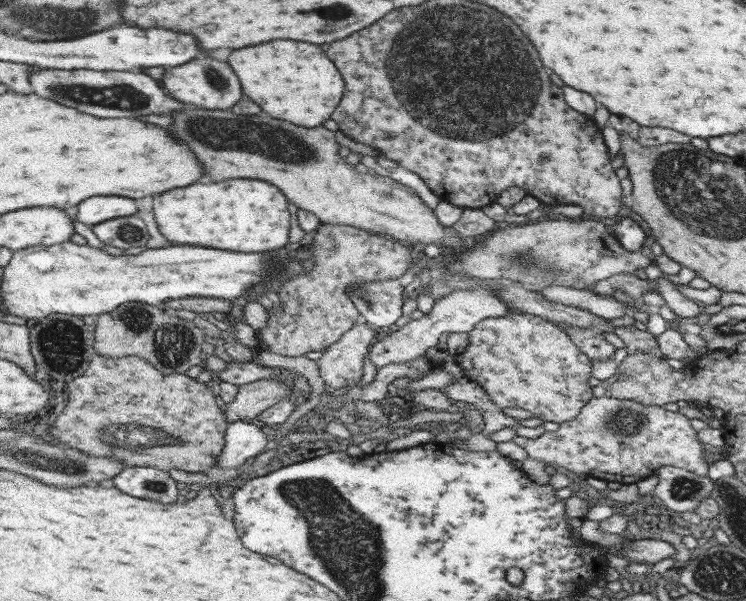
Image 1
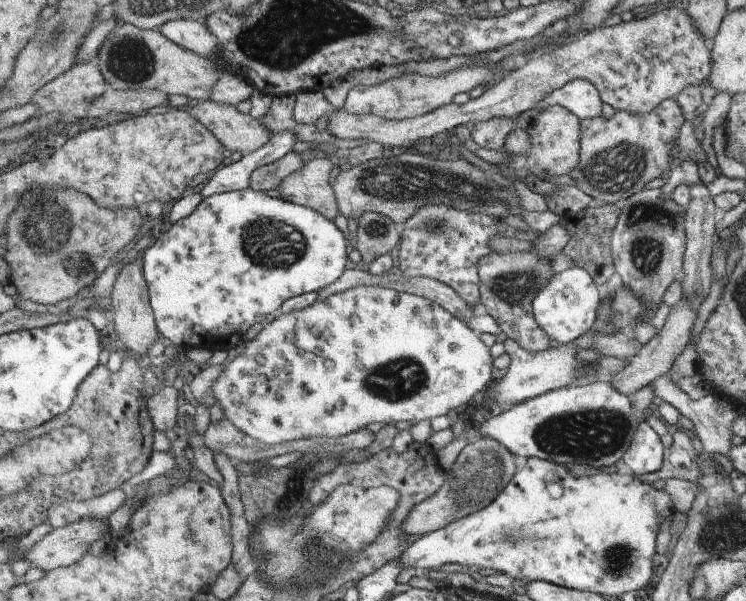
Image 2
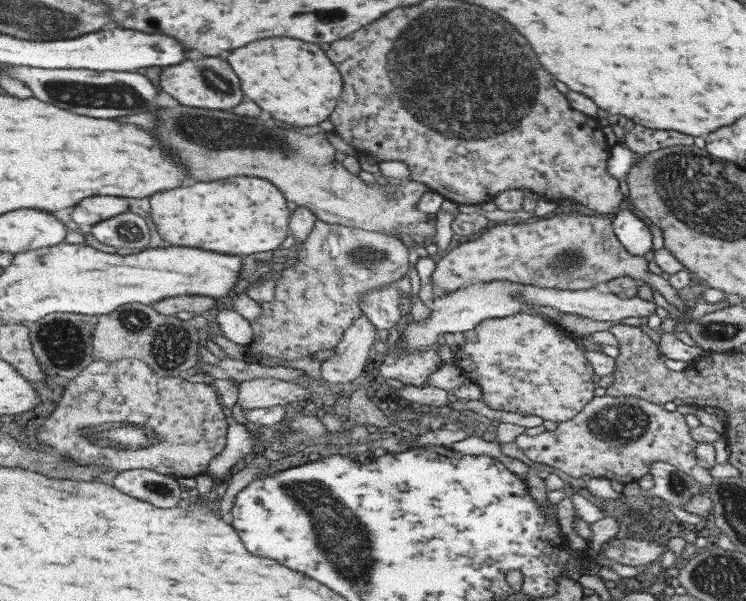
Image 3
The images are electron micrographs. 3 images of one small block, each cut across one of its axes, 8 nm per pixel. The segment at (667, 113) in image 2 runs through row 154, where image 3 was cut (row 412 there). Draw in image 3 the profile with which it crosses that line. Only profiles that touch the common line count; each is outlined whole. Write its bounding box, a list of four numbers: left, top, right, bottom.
[514,394,715,494]

